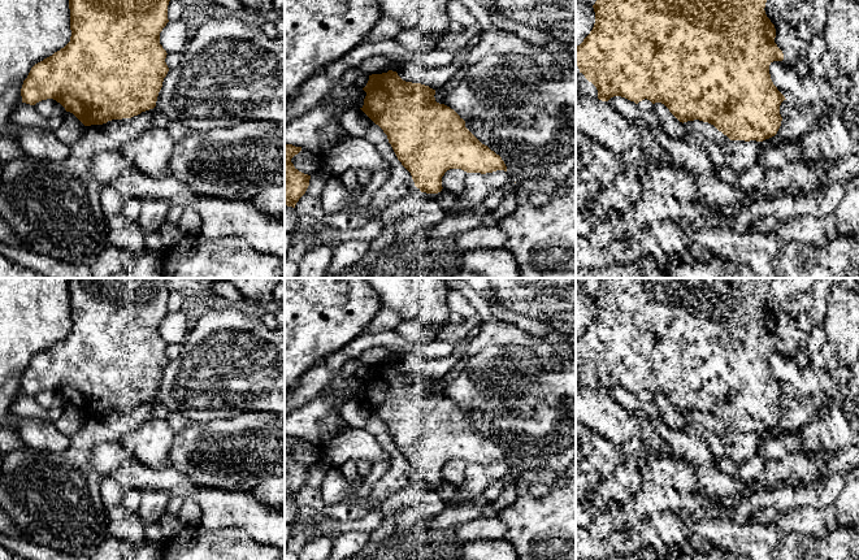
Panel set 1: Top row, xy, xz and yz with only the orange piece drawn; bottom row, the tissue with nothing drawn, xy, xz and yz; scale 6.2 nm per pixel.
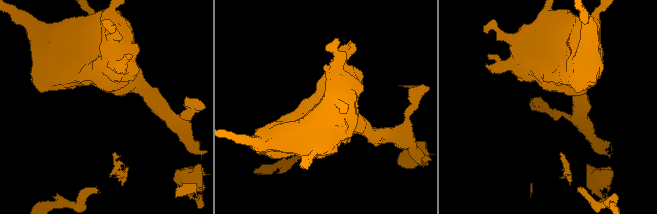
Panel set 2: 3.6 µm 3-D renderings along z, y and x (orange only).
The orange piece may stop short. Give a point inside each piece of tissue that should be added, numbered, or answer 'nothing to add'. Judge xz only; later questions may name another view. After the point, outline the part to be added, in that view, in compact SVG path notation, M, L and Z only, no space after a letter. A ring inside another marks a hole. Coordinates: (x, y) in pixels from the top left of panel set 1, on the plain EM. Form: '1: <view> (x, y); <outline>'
nothing to add

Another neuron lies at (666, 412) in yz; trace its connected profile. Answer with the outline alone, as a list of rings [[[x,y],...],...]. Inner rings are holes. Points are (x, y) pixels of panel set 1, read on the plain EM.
[[[655,394],[652,401],[656,407],[656,418],[660,422],[674,430],[682,430],[686,427],[687,424],[684,414],[680,413],[664,395]]]

